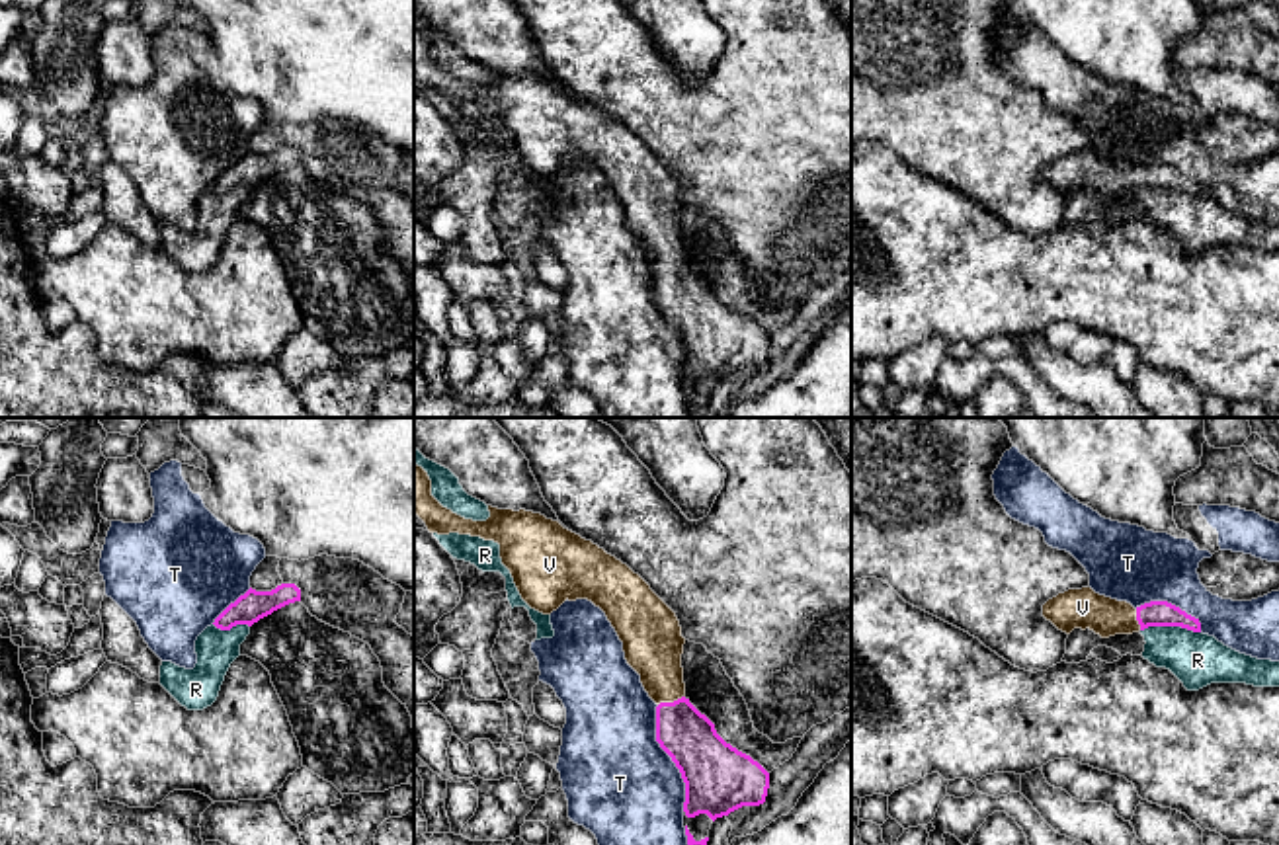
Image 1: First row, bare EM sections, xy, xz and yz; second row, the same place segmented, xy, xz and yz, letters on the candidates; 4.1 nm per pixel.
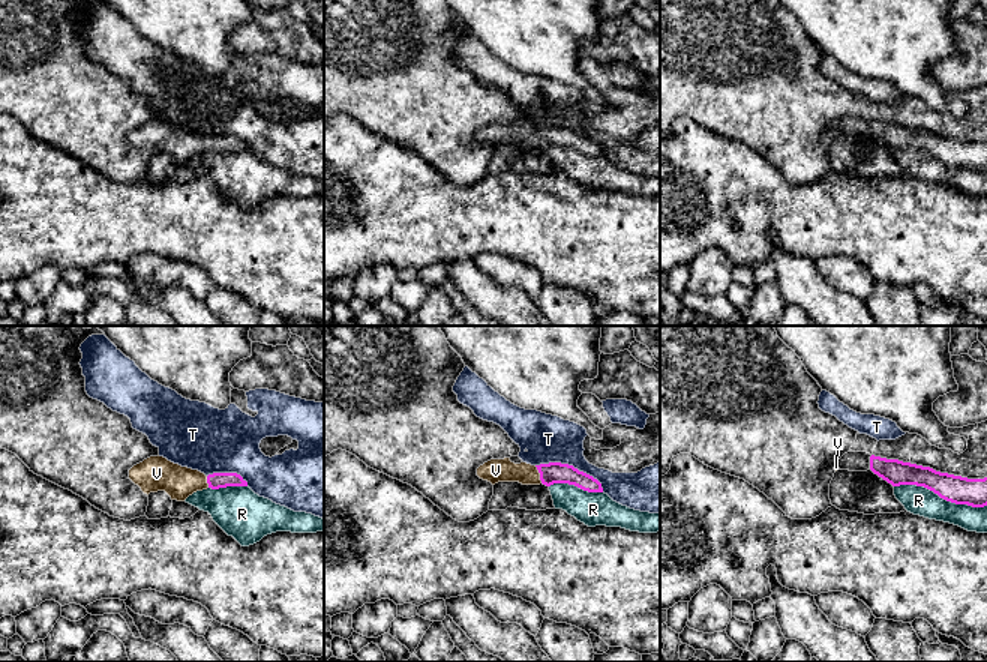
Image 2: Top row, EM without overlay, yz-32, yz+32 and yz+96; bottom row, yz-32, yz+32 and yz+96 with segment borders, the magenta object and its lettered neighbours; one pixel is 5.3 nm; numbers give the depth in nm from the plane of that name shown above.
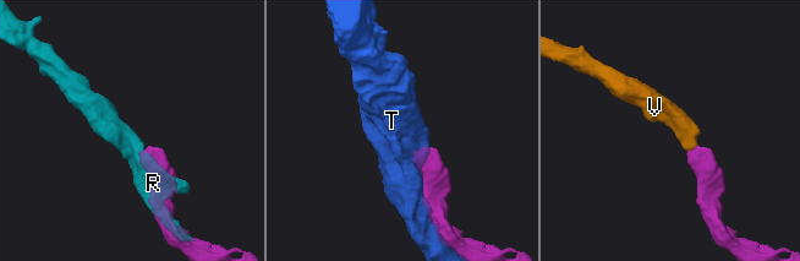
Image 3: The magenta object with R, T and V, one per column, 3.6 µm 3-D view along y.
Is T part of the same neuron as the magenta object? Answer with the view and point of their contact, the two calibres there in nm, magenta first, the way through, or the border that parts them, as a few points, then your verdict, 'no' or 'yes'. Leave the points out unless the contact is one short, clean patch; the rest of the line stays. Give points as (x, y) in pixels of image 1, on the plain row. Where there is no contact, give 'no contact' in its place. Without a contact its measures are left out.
contact xz (670, 319); calibres 280 and 460 nm; no

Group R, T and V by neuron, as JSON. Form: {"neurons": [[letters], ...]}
{"neurons": [["R"], ["T"], ["V"]]}

